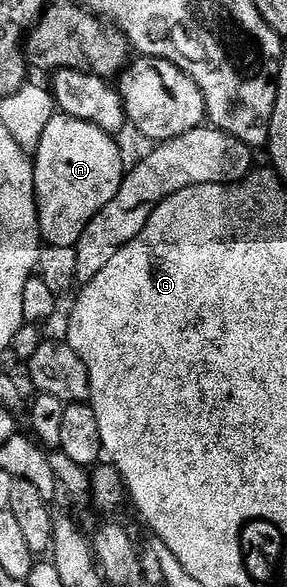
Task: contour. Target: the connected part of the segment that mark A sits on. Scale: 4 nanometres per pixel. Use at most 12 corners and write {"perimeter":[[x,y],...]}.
{"perimeter":[[56,114],[33,163],[39,230],[74,248],[117,194],[112,133]]}

